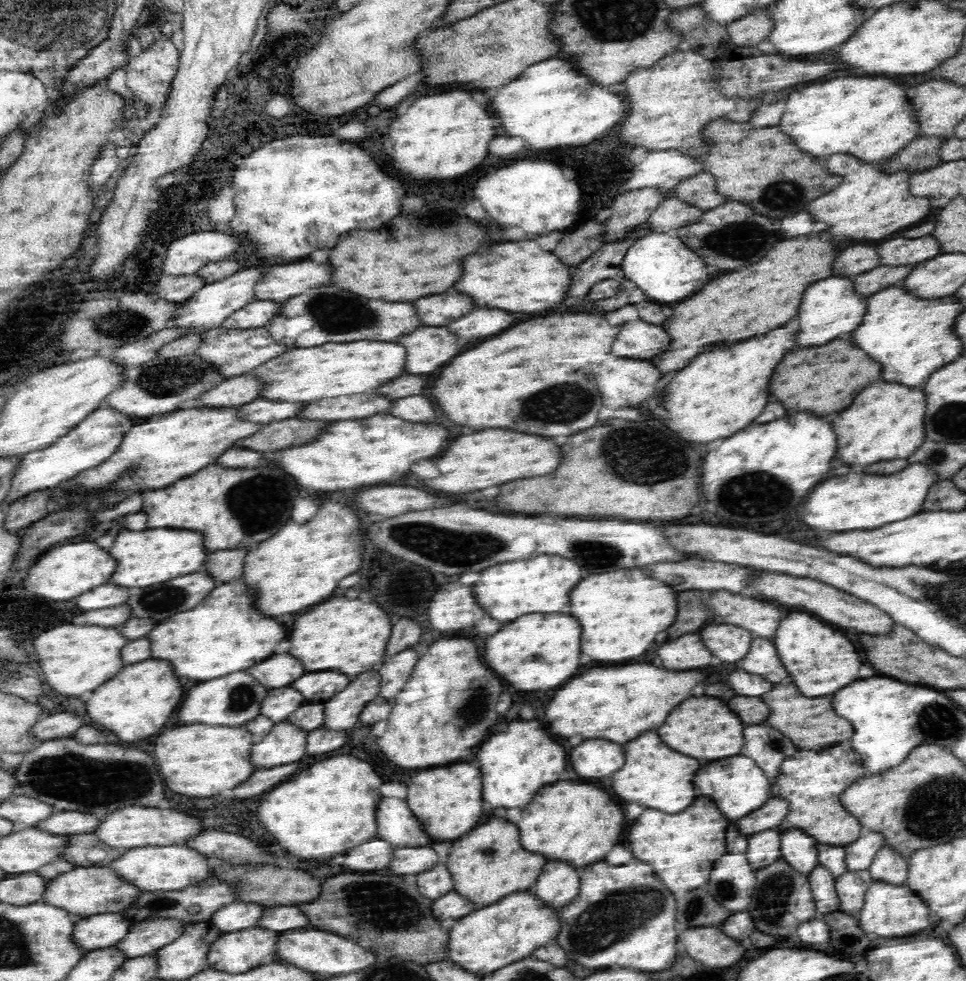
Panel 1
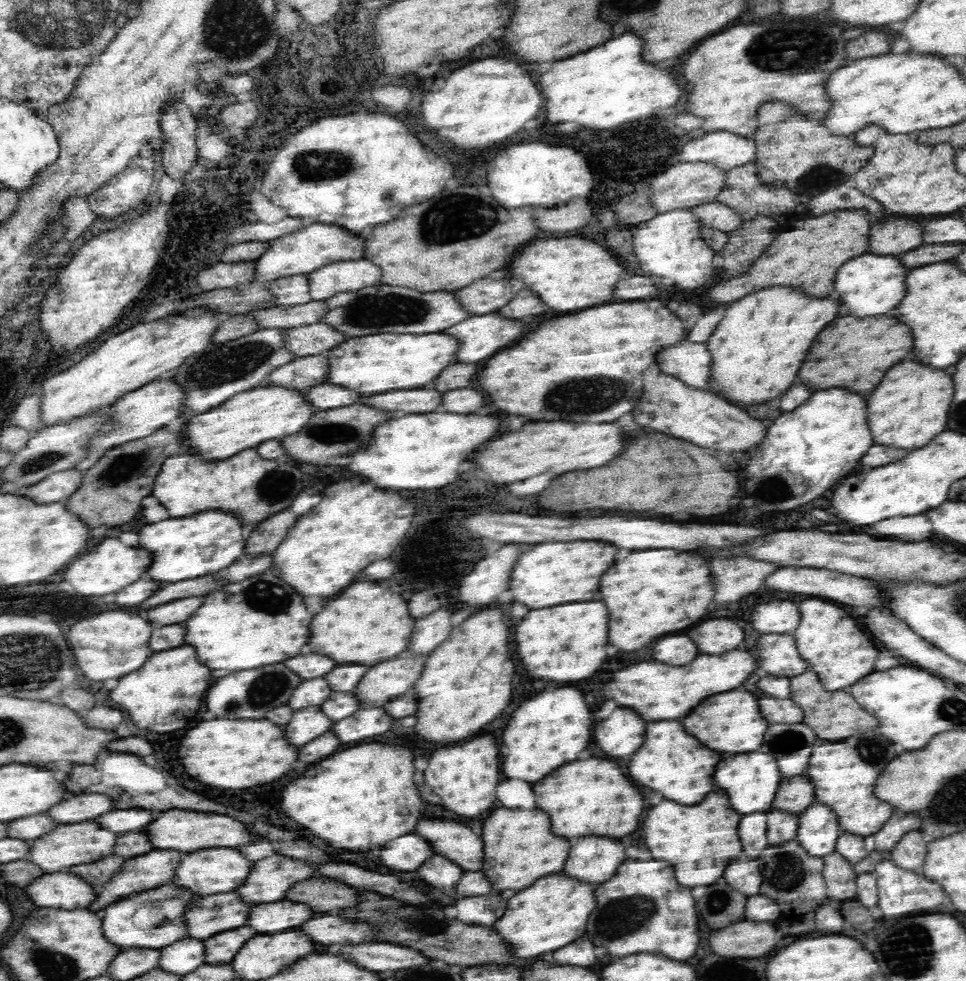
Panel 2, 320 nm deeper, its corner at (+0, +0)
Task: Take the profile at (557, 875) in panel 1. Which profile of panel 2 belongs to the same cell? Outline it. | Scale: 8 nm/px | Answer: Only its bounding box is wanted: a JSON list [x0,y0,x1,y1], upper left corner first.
[564,838,626,884]

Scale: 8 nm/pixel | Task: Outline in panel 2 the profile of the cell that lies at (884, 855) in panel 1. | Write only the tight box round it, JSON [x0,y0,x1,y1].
[891,828,927,871]

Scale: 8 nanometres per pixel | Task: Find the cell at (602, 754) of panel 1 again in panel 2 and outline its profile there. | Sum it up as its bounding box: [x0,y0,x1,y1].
[594,708,646,758]

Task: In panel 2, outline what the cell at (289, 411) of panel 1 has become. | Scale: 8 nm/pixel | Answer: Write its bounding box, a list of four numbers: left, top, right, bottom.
[306,384,361,410]

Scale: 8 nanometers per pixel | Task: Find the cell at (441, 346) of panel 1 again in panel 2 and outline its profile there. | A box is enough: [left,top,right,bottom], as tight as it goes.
[446,312,528,362]

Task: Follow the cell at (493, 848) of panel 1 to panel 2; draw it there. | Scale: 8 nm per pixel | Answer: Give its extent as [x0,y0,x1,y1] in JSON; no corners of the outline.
[482,808,570,892]

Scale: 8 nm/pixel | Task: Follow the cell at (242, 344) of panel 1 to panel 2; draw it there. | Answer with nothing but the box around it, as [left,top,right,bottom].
[282,321,347,358]

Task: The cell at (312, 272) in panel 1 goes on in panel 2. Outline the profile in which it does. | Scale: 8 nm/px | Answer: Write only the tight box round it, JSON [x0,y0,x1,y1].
[307,258,382,301]

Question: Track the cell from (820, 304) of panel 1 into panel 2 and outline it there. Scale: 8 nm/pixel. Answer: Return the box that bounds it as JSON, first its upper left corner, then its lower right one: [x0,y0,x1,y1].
[836,252,910,316]

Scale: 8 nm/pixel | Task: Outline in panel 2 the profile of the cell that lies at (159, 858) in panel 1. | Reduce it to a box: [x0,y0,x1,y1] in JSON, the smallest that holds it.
[171,848,254,897]

